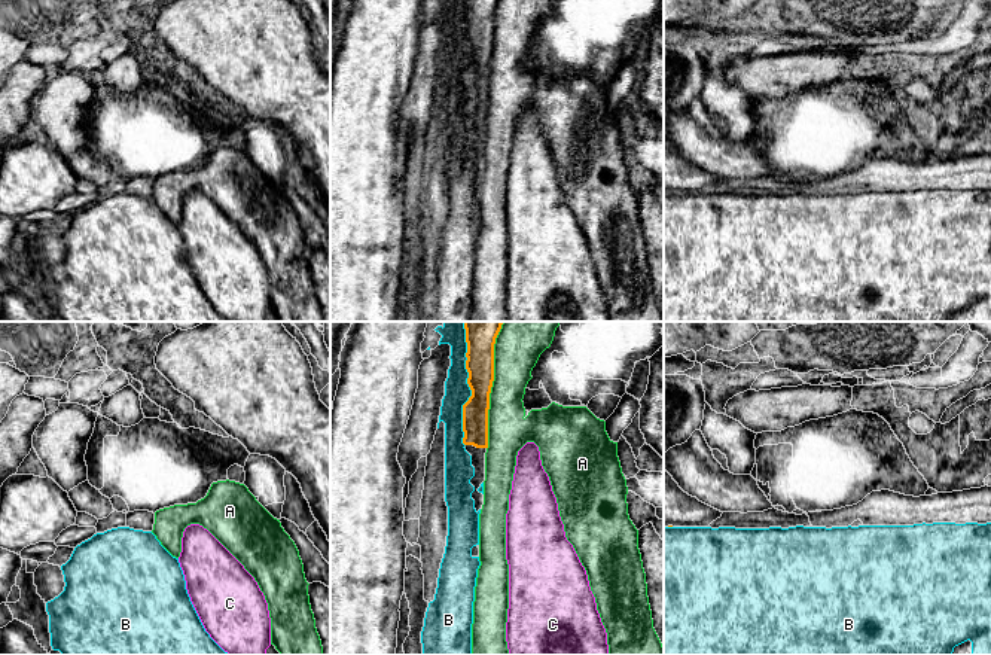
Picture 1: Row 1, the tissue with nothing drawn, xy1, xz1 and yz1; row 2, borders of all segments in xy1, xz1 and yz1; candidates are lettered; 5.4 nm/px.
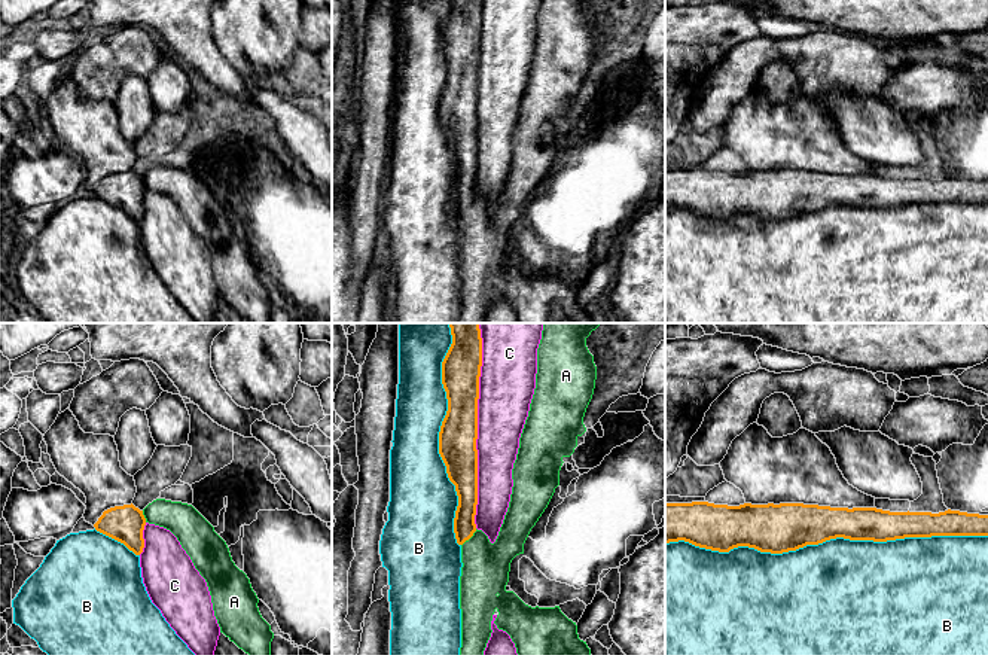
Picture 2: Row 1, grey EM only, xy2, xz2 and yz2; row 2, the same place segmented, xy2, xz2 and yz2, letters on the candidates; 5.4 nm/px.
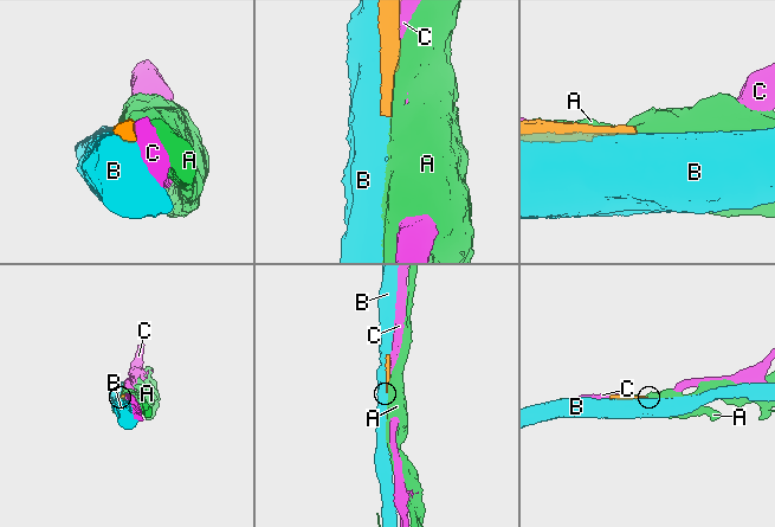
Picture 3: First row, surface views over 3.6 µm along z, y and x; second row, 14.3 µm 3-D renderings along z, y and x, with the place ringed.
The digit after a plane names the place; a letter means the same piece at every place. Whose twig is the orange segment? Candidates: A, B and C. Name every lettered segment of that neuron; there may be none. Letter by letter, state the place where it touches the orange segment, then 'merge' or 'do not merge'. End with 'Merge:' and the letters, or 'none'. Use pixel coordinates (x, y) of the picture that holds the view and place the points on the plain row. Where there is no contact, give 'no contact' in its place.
A: xz1 (490, 58) | do not merge
B: yz2 (826, 206) | do not merge
C: xz2 (476, 97) | do not merge
Merge: none

